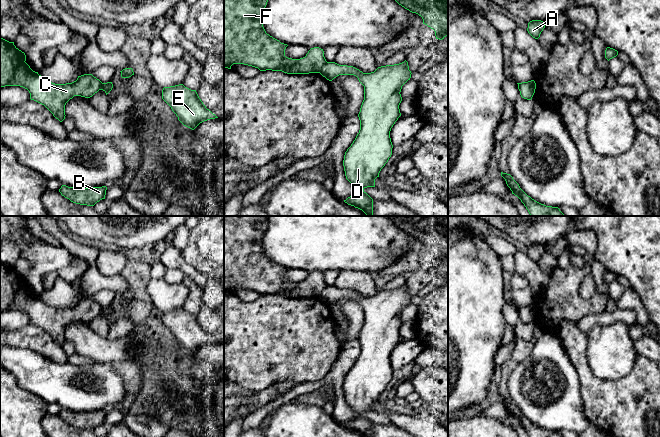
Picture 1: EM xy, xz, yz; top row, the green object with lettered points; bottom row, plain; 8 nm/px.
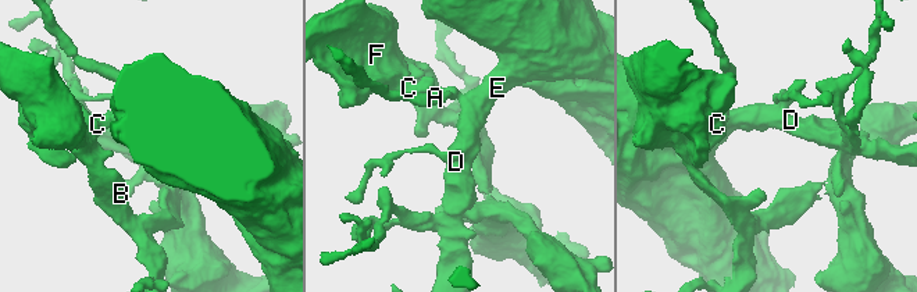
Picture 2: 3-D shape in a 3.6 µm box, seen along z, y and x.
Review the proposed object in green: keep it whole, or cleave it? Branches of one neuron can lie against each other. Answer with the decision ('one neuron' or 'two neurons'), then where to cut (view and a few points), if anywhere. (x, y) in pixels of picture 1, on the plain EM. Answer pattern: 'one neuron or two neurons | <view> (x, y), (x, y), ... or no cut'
two neurons | xz (327, 286), (318, 296)

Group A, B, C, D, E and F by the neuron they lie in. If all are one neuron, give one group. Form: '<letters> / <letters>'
A D E / B C F

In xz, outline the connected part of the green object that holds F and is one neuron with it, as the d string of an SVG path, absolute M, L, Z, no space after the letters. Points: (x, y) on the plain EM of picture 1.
M224 216L224 291L244 288L260 295L282 295L287 298L319 297L327 287L323 273L311 272L305 281L292 283L285 280L287 268L266 257L262 239L267 229L267 216Z

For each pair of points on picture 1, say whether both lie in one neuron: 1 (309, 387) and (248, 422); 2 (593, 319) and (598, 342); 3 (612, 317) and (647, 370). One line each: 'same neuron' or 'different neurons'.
1: same neuron
2: different neurons
3: different neurons

